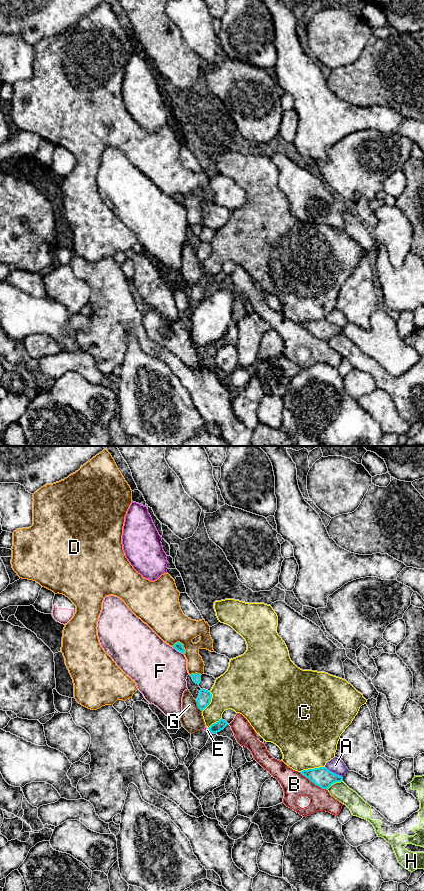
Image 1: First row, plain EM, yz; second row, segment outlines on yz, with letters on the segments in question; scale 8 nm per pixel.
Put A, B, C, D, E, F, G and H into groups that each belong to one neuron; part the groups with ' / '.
A / B / C / D / E / F / G / H

